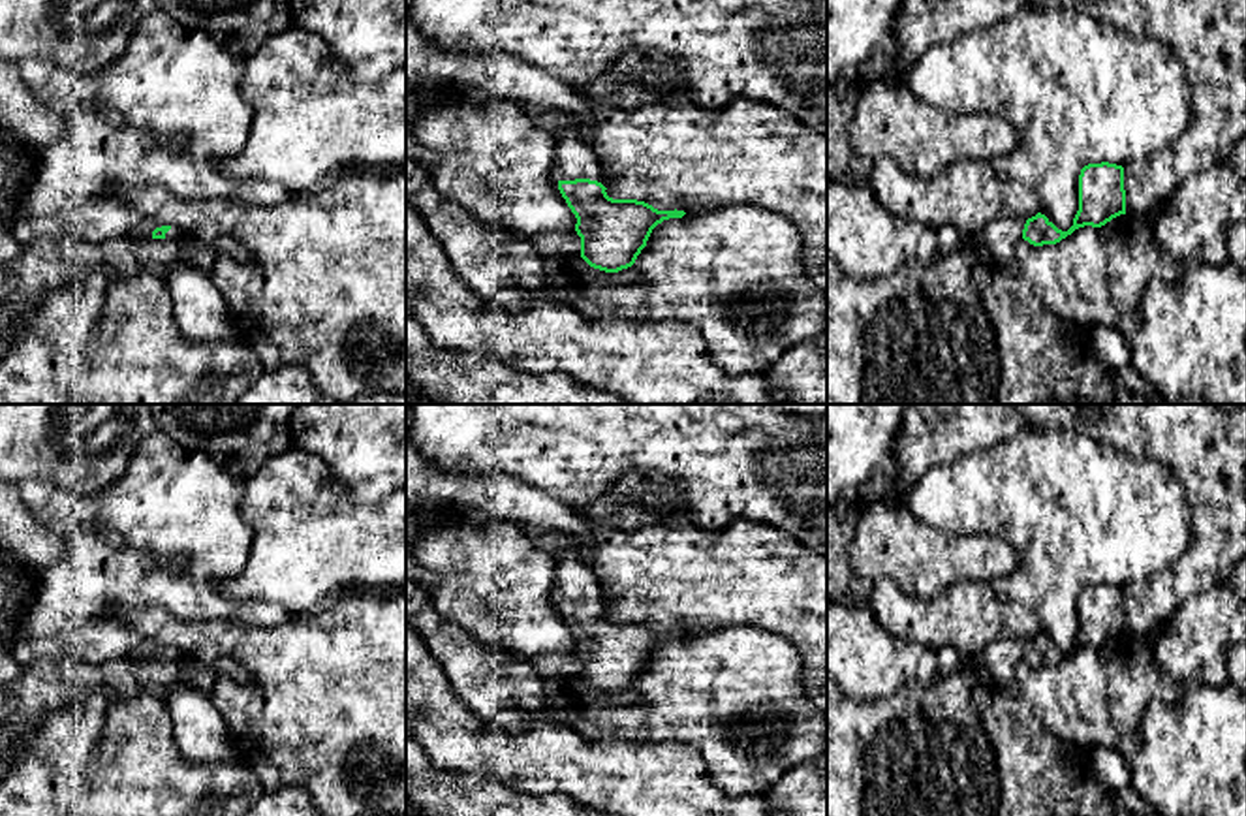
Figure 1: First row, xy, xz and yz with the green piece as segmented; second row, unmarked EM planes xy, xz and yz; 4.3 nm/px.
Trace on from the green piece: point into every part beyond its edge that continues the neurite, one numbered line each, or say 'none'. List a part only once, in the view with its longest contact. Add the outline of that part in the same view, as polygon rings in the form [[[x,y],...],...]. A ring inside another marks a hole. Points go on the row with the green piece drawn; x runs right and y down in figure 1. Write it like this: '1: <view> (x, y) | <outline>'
1: xz (574, 158) | [[[562,133],[554,139],[556,143],[556,162],[553,175],[556,180],[575,180],[575,179],[601,179],[600,164],[586,143],[571,133]]]

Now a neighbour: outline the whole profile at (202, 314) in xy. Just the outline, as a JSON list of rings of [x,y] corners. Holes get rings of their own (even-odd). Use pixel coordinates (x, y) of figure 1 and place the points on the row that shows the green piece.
[[[179,263],[167,275],[177,329],[188,342],[214,342],[239,338],[227,303],[207,273]]]

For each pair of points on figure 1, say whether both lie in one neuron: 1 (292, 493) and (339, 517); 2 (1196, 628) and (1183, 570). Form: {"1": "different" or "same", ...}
{"1": "same", "2": "different"}

